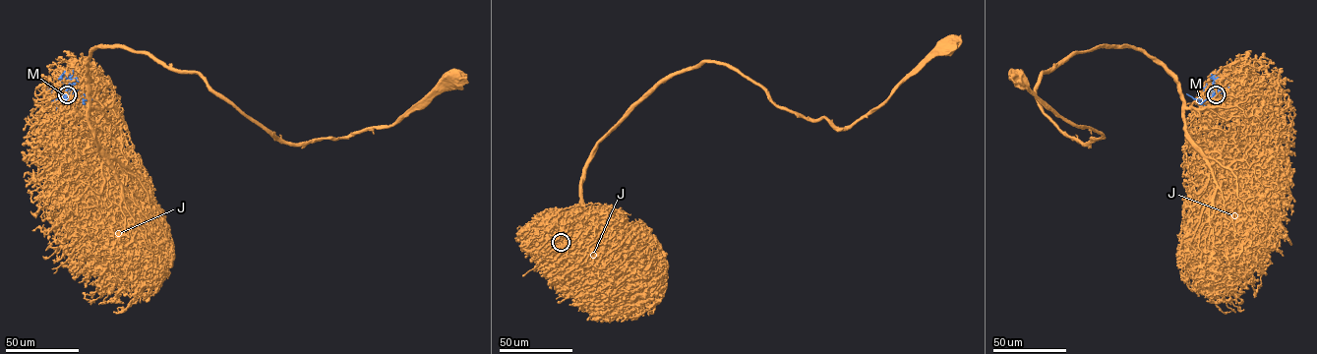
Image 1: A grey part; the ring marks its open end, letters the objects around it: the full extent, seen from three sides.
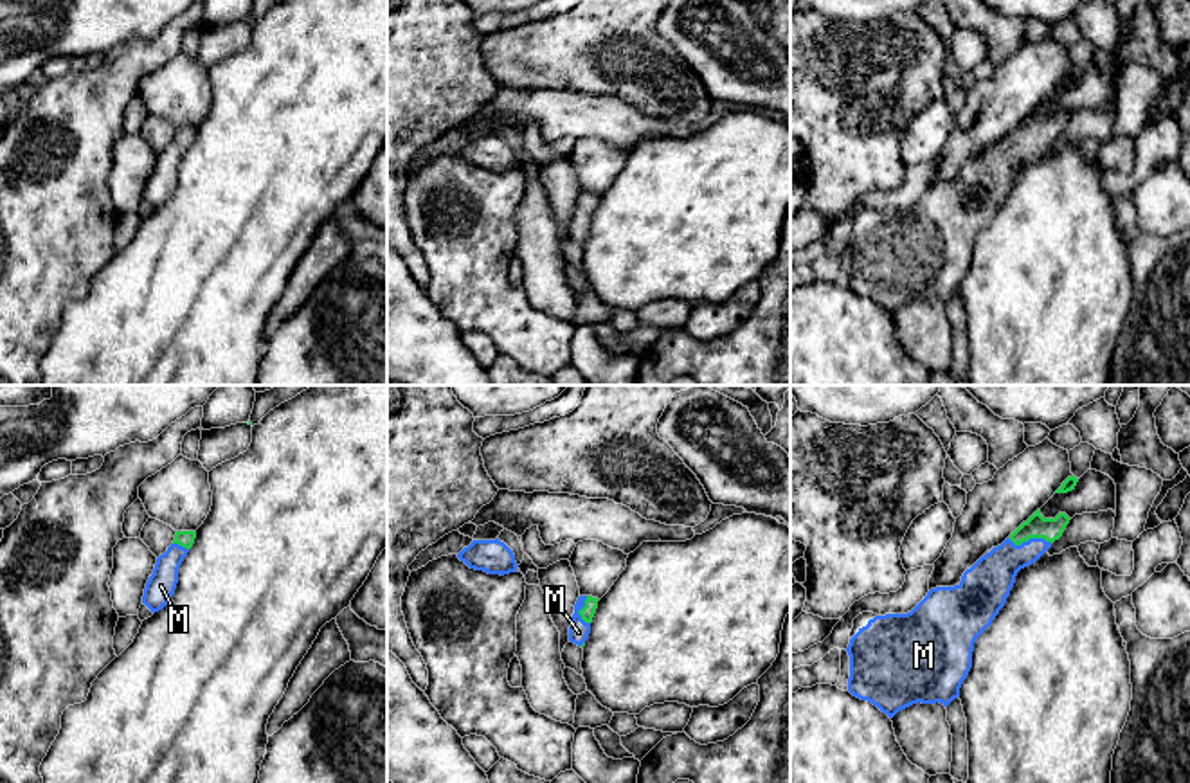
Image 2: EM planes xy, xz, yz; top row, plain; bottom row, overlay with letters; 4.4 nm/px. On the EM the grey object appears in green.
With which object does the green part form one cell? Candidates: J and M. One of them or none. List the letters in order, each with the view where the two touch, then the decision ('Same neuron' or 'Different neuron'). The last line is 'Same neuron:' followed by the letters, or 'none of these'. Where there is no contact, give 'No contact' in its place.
J: No contact. Different neuron
M: Touches green in yz. Same neuron
Same neuron: M

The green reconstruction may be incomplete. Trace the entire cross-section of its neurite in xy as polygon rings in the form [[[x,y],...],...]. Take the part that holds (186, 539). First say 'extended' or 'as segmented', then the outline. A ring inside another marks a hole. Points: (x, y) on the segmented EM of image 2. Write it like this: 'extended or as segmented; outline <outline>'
extended; outline [[[176,531],[173,544],[157,558],[153,574],[149,576],[142,603],[155,614],[162,610],[178,583],[178,569],[193,547],[196,531]]]

